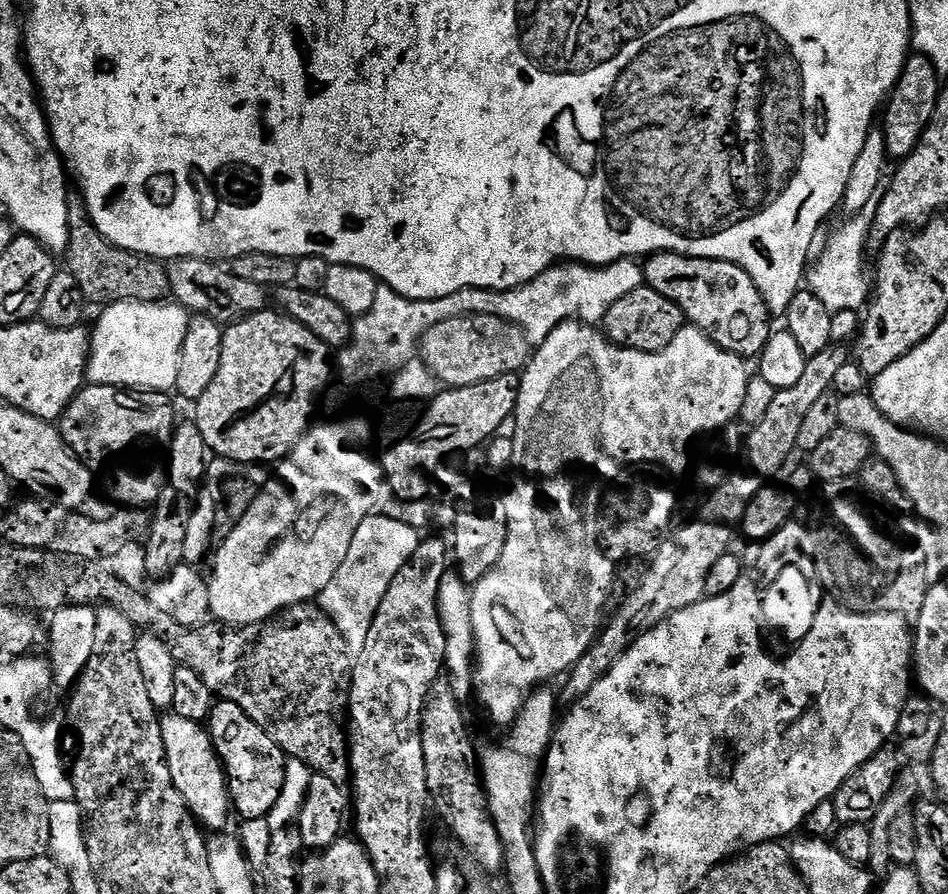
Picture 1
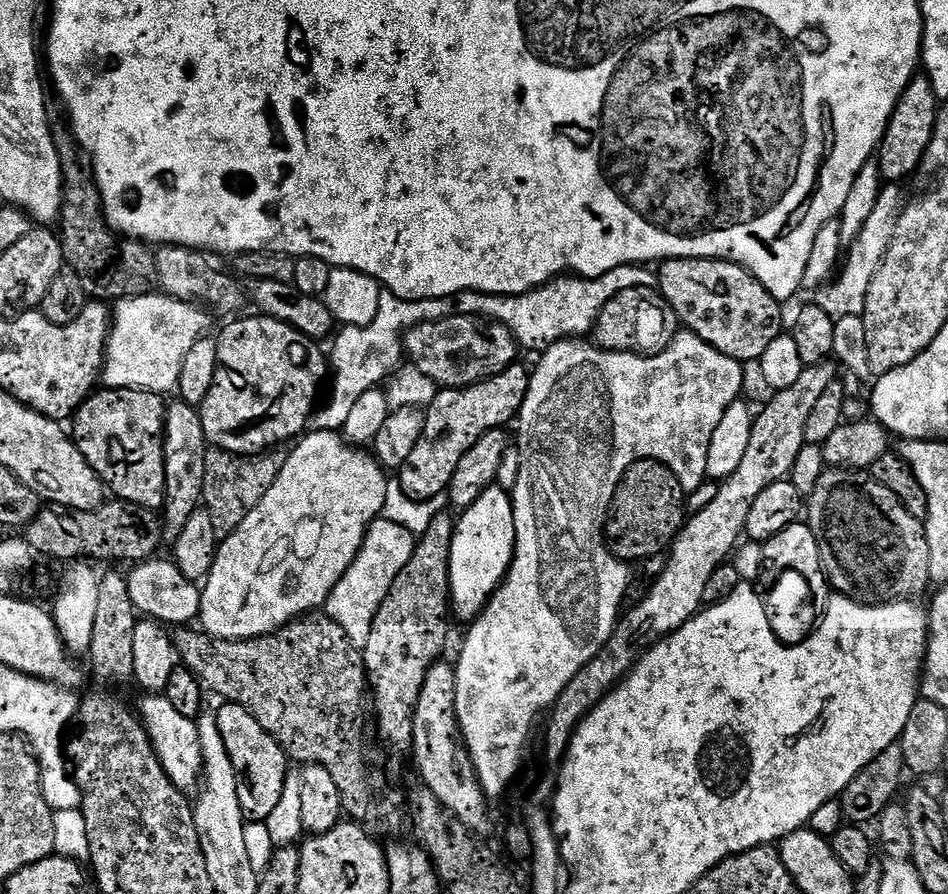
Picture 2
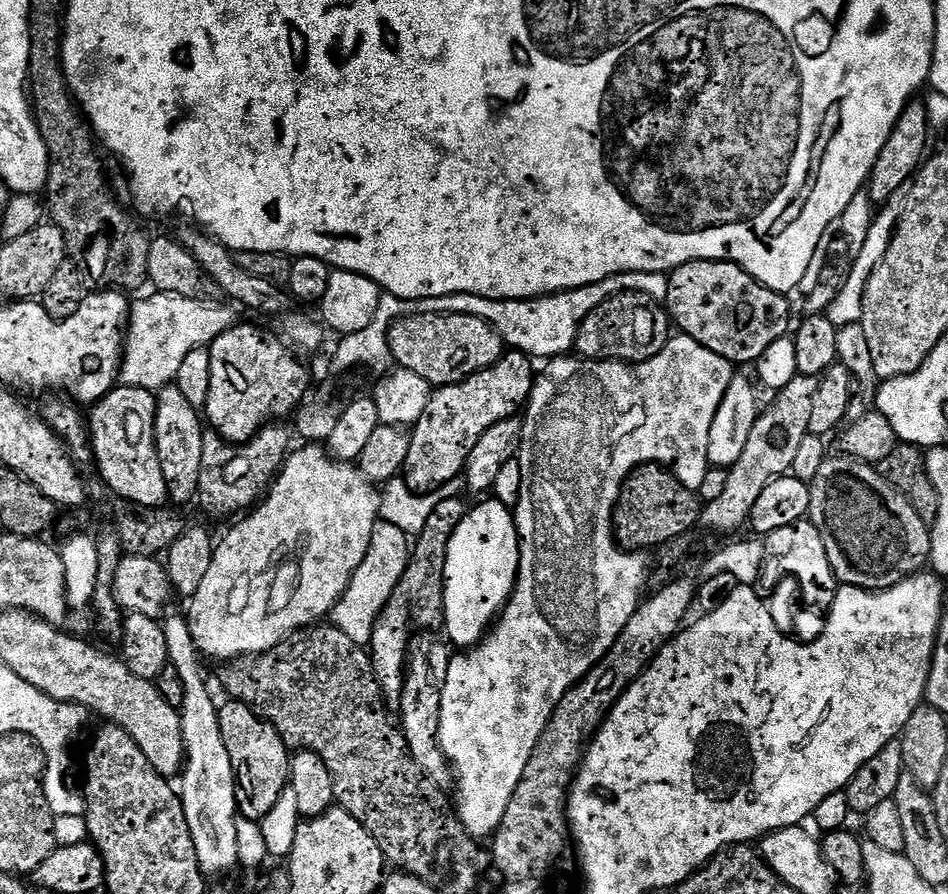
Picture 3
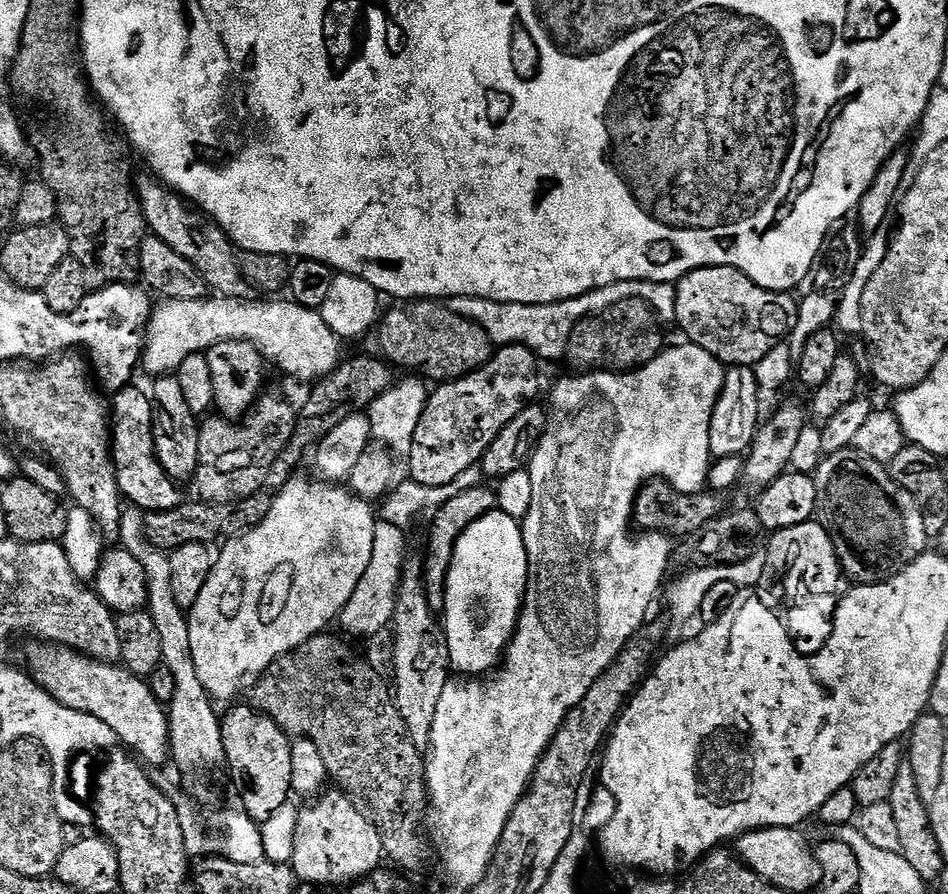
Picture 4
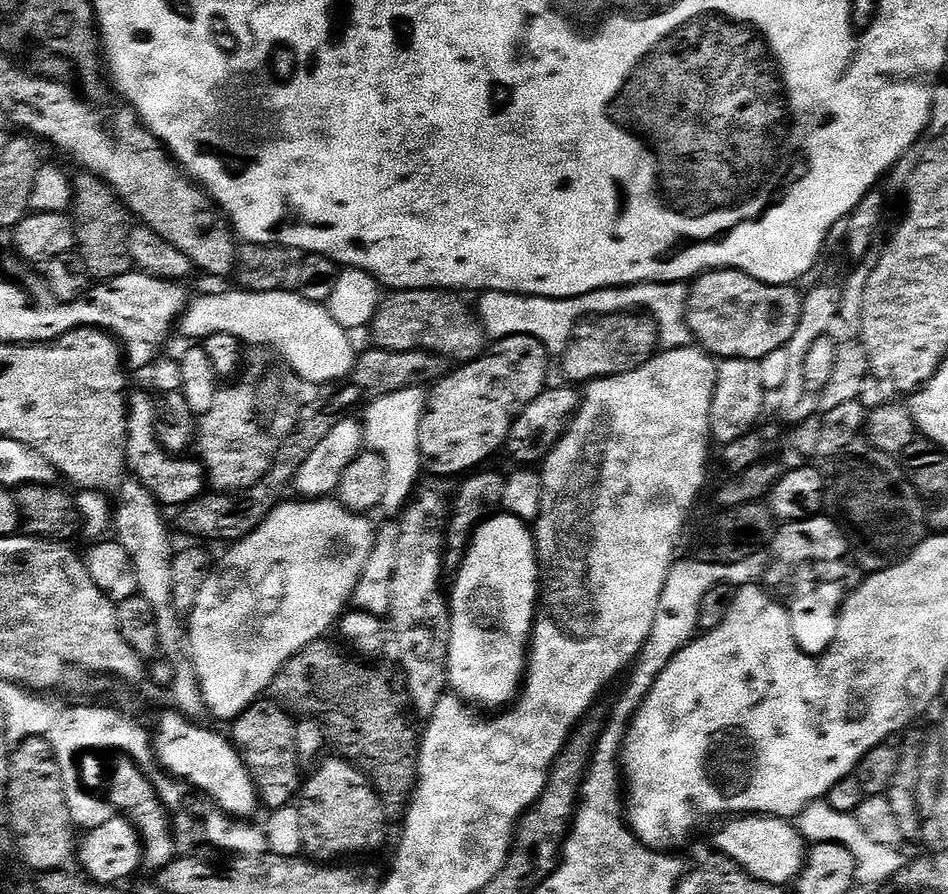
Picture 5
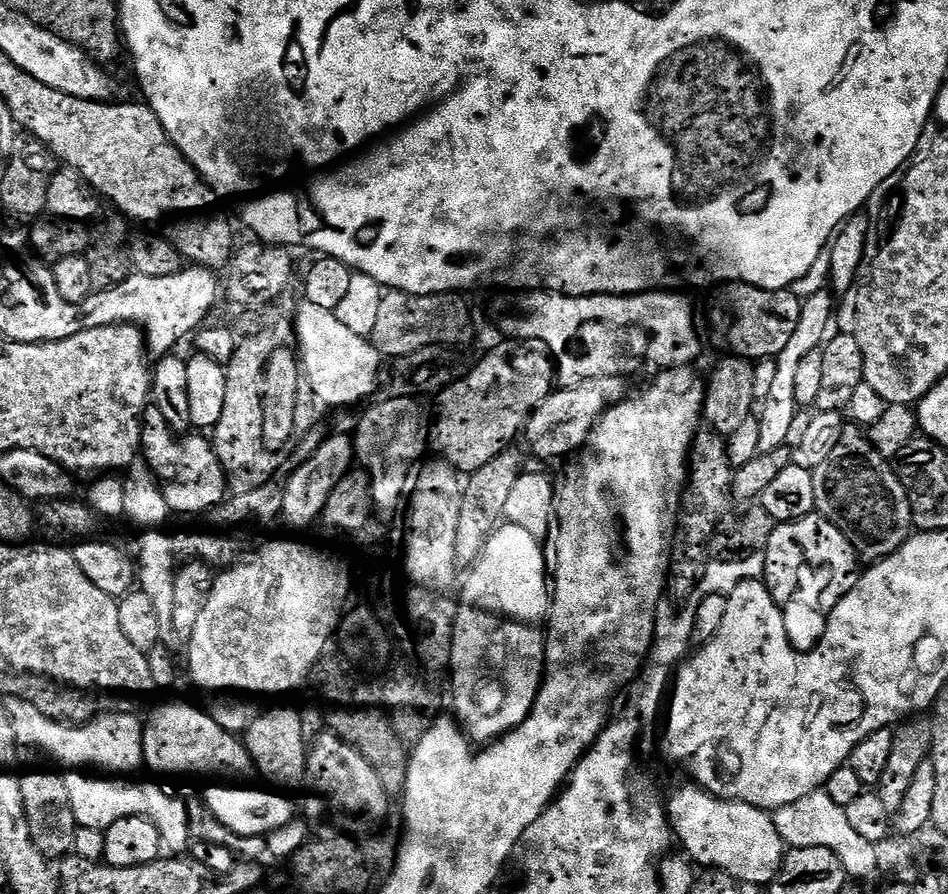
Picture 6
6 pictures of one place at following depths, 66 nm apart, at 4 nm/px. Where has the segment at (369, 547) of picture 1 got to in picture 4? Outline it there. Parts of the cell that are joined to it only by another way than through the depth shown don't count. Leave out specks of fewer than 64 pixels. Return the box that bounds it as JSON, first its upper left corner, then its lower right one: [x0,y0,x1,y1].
[338,519,409,636]

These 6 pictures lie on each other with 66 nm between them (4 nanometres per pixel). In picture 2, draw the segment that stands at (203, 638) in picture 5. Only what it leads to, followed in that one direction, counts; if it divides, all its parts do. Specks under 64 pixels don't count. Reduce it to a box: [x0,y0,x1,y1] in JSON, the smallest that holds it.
[198,431,390,640]

